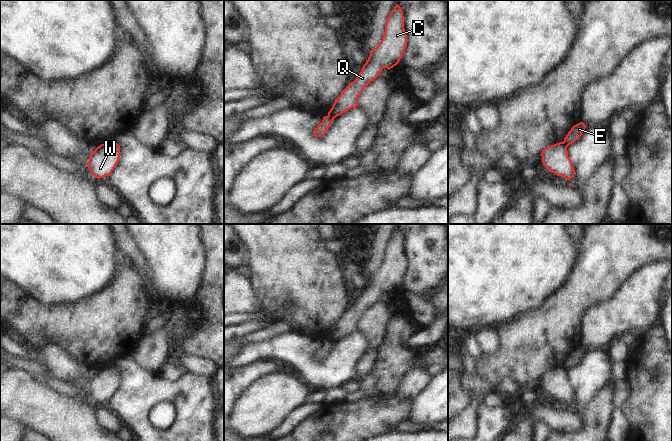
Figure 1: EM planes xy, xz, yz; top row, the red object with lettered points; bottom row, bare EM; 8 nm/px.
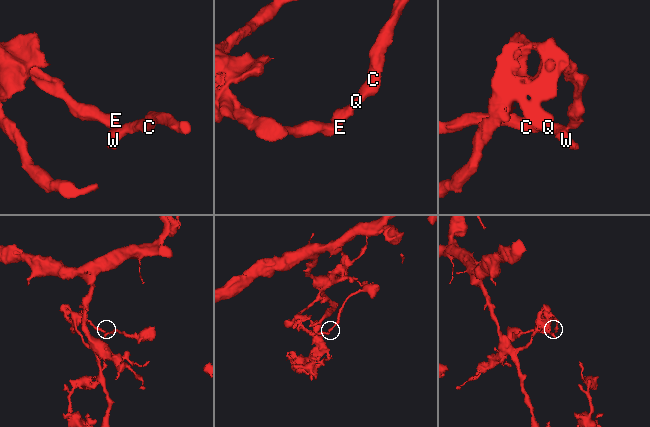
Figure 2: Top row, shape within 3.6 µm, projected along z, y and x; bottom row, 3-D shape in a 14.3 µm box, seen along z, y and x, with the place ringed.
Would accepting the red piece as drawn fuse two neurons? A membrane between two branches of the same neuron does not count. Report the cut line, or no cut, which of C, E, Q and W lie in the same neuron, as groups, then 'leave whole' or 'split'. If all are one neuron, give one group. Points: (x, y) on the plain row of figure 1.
cut in xz along (328, 338), (334, 341); C Q W / E; split

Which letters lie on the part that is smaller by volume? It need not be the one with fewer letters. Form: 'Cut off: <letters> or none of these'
Cut off: C, Q, W

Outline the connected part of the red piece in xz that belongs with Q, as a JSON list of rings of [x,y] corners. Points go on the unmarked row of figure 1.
[[[396,229],[386,244],[385,256],[379,269],[370,275],[356,303],[341,316],[328,336],[336,342],[351,332],[358,330],[358,321],[366,310],[376,303],[383,292],[388,294],[396,290],[407,270],[407,258],[404,253],[403,235]]]

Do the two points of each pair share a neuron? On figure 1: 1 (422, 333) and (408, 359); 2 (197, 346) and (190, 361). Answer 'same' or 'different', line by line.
1: different
2: different

